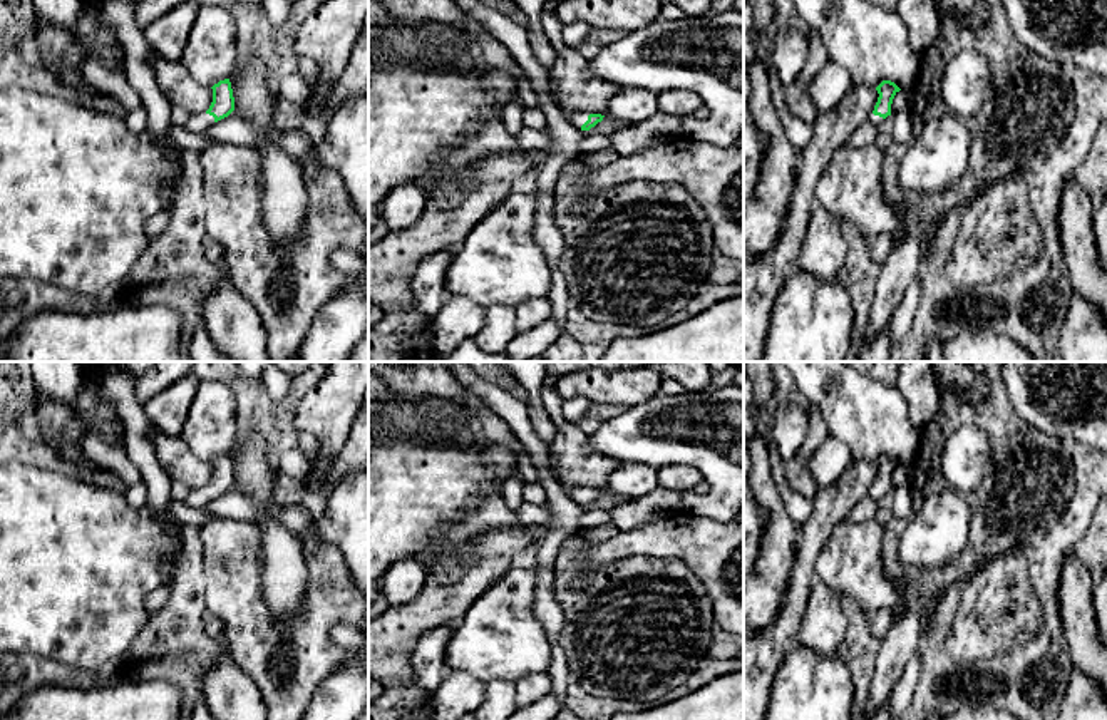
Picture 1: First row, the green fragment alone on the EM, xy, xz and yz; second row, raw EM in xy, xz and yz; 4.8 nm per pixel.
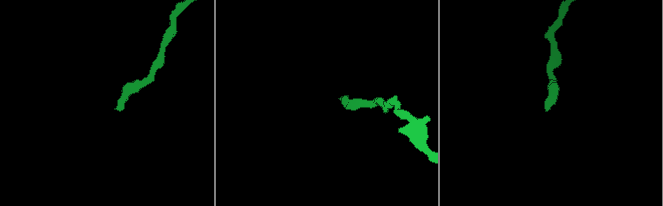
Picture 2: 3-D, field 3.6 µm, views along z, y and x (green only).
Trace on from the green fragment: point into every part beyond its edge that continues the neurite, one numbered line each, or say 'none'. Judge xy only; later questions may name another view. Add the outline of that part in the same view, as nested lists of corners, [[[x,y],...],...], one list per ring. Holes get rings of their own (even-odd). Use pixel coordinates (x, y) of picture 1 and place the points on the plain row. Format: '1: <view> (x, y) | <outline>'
1: xy (198, 498) | [[[203,487],[203,489],[191,489],[184,504],[189,507],[203,509],[208,502],[214,499],[214,492]]]

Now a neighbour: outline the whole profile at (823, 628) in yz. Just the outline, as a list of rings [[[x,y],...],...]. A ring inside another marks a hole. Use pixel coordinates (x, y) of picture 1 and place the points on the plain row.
[[[816,576],[799,625],[797,643],[817,655],[834,658],[846,635],[847,620],[839,593]]]

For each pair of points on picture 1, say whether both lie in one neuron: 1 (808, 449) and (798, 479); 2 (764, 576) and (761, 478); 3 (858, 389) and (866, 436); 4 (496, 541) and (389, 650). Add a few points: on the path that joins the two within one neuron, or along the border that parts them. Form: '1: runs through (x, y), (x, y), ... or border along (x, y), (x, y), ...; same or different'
1: runs through (803, 456), (798, 473); same
2: runs through (774, 551), (772, 503); same
3: runs through (858, 401), (858, 407), (866, 416), (866, 424); same
4: runs through (478, 571), (419, 620); same

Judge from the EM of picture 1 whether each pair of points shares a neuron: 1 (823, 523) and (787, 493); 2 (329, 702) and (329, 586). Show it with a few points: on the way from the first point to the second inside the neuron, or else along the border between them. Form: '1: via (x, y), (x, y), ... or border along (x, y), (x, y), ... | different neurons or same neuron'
1: border along (814, 501), (813, 513), (798, 536) | different neurons
2: border along (349, 650), (344, 662), (322, 682), (308, 702) | different neurons

